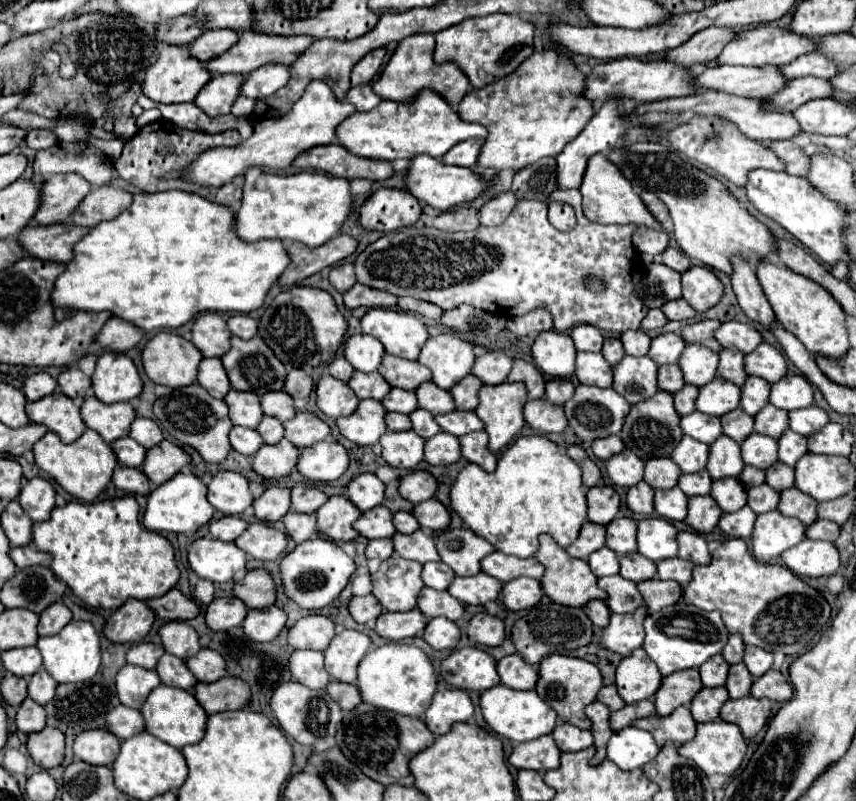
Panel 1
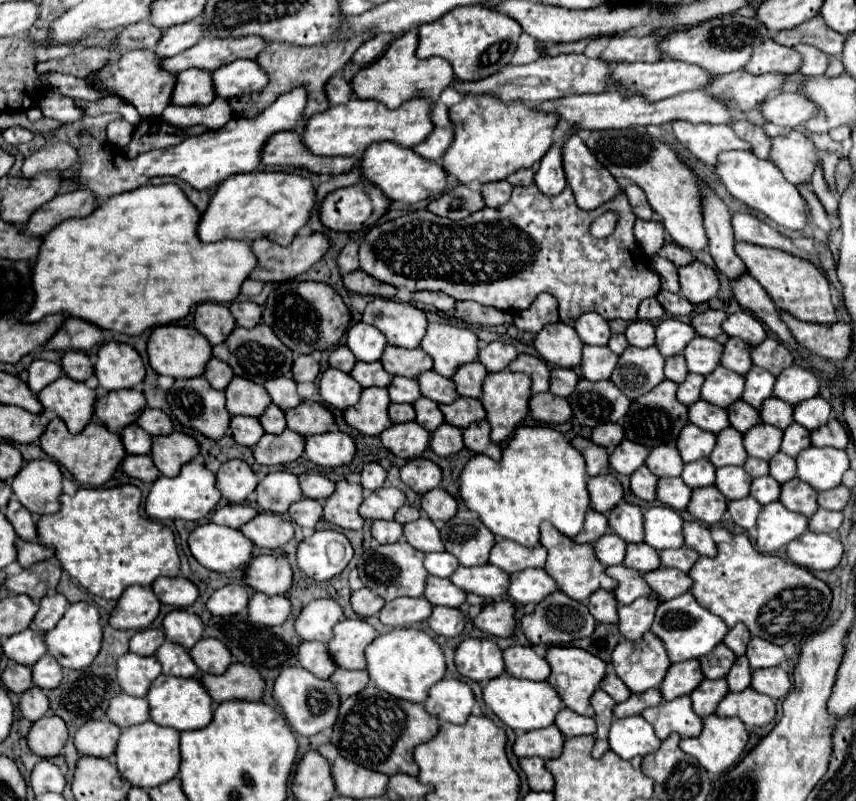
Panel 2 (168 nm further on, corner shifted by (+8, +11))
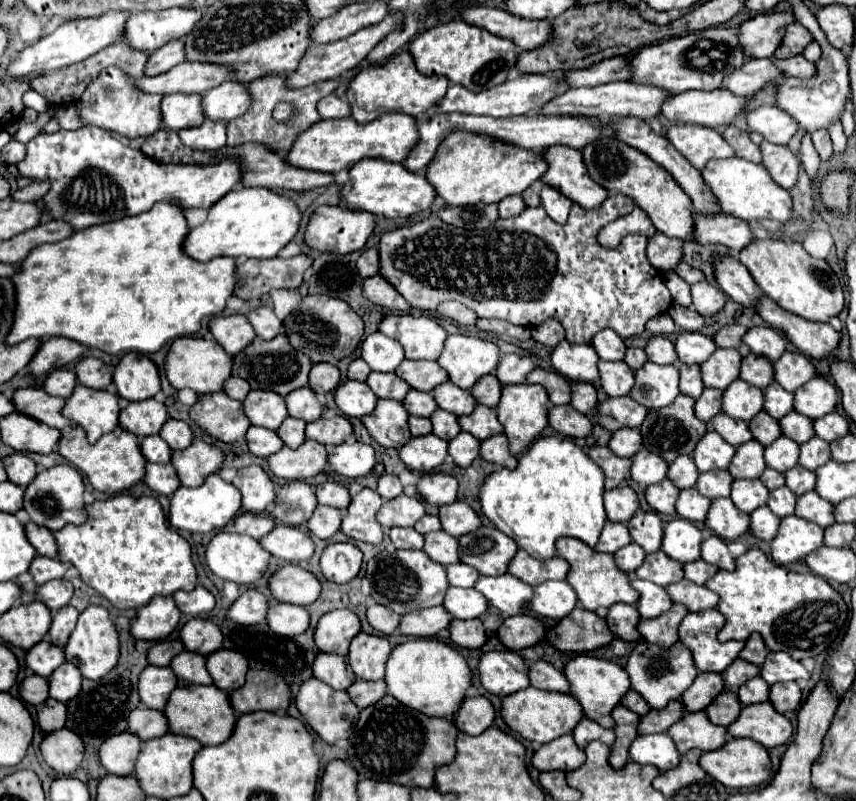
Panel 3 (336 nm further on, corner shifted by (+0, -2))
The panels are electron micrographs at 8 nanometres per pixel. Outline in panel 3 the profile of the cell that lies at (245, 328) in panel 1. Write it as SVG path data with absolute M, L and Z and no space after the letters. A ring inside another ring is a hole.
M258 307L258 309L252 309L248 315L248 321L252 323L254 327L254 333L262 339L272 339L276 337L280 331L282 331L282 321L274 315L272 309L268 307Z

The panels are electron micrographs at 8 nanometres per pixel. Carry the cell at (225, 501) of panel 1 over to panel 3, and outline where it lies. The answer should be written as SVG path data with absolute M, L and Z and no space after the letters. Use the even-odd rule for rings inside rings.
M256 465L238 469L232 485L242 493L242 509L250 513L264 513L274 503L274 483Z

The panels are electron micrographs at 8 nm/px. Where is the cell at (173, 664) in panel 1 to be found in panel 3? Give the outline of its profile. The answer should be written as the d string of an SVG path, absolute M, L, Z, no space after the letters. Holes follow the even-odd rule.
M182 651L172 659L170 665L180 685L212 685L212 677L206 669L206 657L200 653Z

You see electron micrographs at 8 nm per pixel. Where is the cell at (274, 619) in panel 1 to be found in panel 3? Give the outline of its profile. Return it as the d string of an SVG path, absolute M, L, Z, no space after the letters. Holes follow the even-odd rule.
M278 603L268 609L266 623L270 631L282 637L296 637L304 633L310 625L308 611L300 605L290 605L290 603Z

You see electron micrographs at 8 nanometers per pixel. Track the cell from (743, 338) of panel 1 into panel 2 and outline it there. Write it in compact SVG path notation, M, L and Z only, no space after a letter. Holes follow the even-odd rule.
M736 312L728 316L722 328L728 336L736 336L750 346L756 346L768 338L764 324L750 312Z

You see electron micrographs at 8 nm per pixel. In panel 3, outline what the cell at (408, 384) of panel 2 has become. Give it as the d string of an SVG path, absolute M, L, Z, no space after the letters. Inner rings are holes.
M416 389L408 391L402 405L410 415L420 415L420 417L430 417L432 411L438 407L432 393L424 393L424 391L416 391Z

